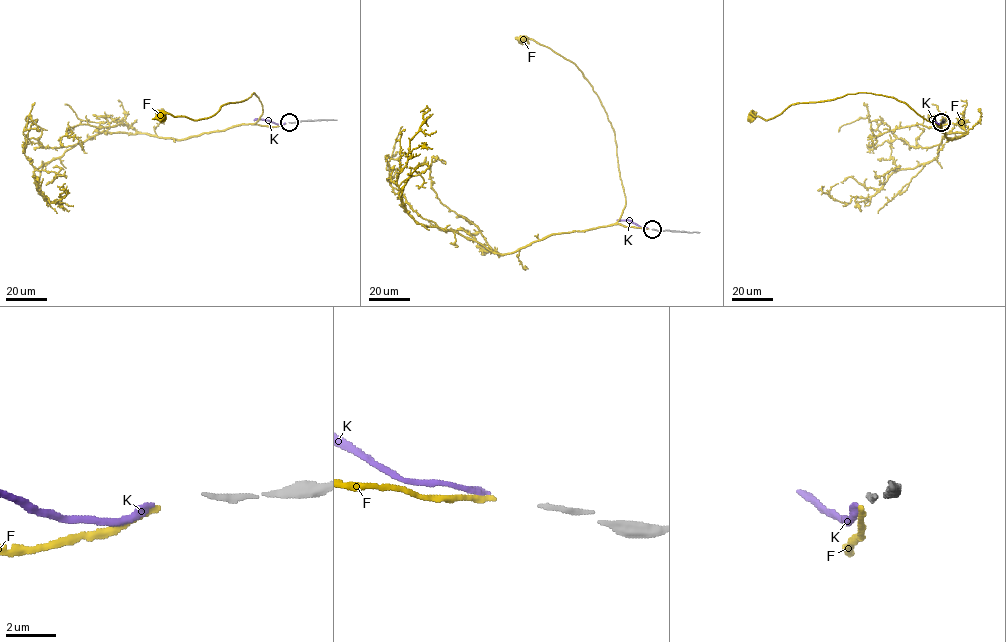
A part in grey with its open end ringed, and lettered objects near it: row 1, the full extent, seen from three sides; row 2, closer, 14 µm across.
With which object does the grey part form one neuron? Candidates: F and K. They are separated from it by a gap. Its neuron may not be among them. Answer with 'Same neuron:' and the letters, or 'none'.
Same neuron: F

